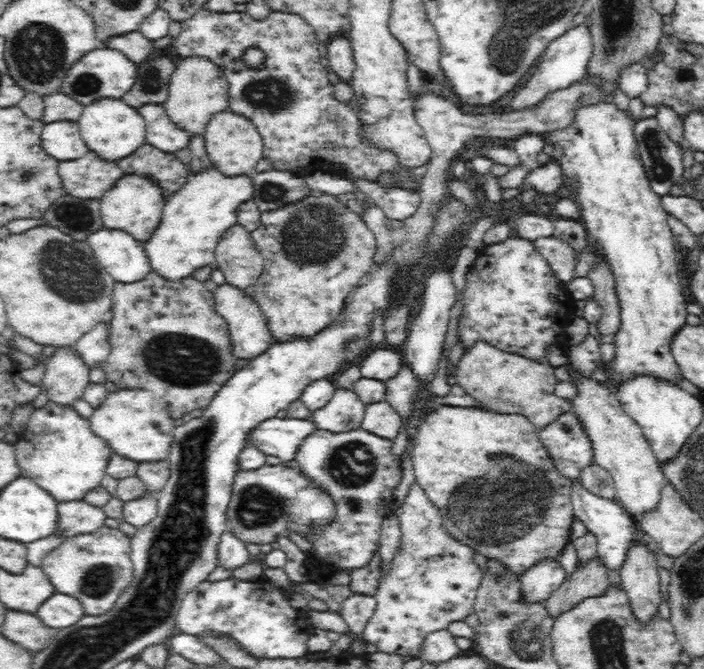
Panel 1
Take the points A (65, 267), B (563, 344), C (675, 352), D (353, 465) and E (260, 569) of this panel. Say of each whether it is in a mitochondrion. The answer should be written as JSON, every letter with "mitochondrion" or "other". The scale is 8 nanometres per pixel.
{"A":"mitochondrion","B":"other","C":"other","D":"mitochondrion","E":"other"}

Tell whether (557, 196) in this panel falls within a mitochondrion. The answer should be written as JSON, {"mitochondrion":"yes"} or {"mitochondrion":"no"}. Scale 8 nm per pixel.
{"mitochondrion":"no"}

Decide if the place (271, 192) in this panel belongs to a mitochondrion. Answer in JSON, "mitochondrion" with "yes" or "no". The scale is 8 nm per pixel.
{"mitochondrion":"yes"}

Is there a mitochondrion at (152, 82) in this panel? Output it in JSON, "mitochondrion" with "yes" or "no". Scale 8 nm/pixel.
{"mitochondrion":"yes"}

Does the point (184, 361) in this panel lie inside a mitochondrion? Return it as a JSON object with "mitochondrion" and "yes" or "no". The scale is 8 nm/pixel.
{"mitochondrion":"yes"}

